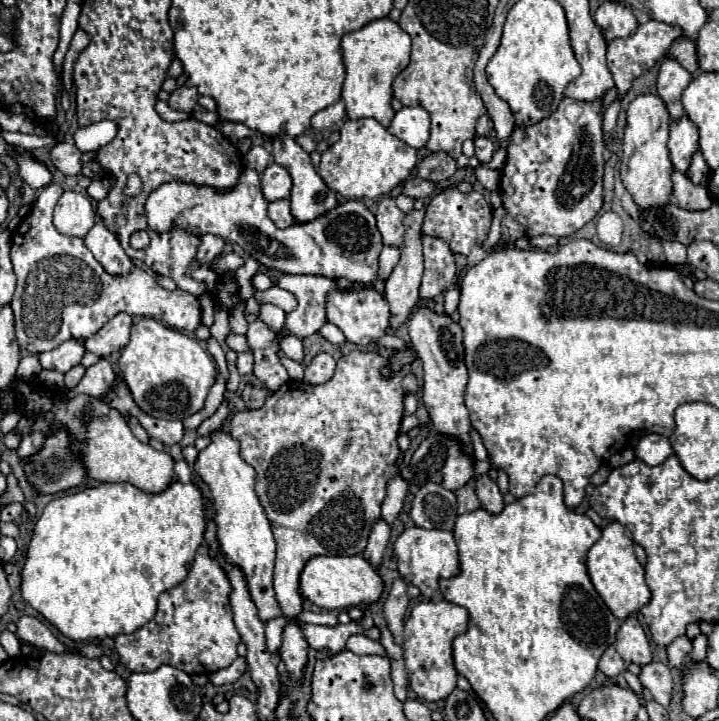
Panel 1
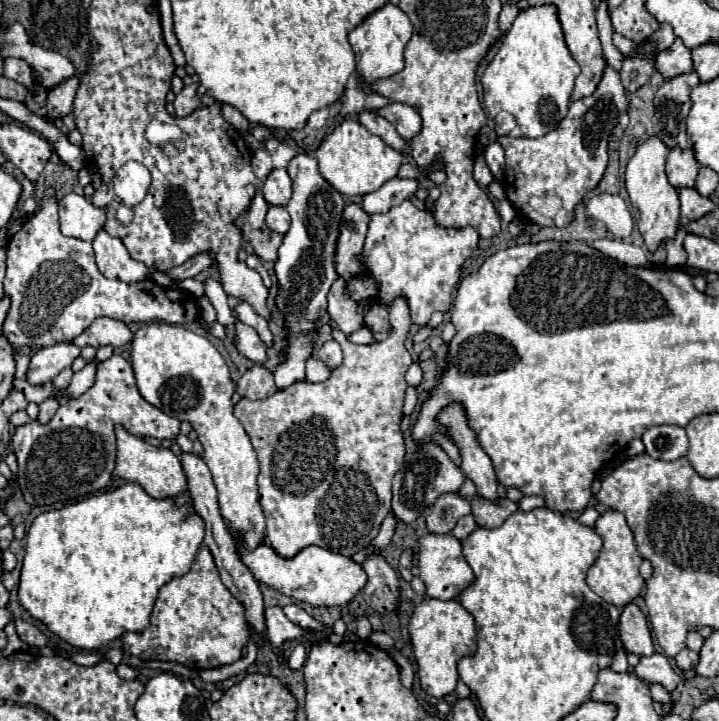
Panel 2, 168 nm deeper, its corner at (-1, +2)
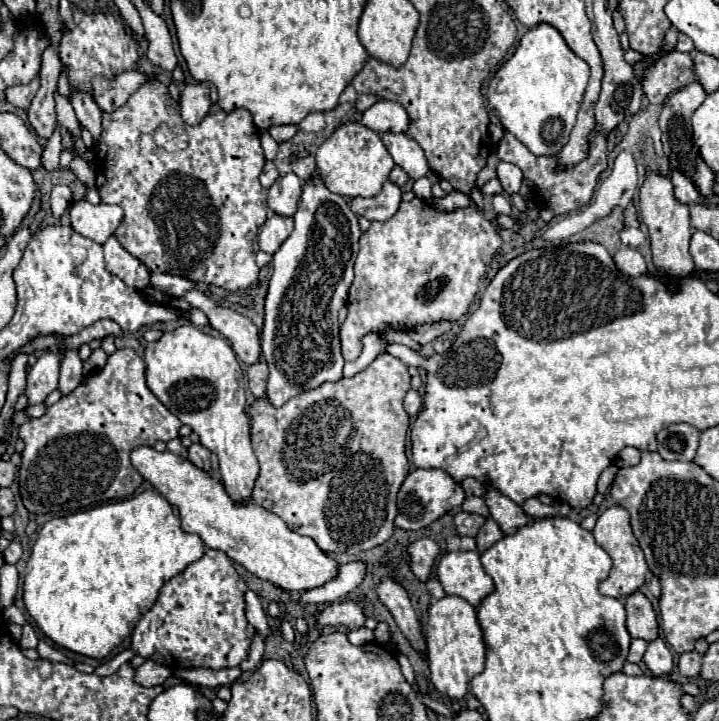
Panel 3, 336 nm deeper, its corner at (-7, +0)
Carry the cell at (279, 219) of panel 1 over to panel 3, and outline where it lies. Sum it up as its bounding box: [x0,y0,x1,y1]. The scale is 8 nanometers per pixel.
[258,214,294,254]

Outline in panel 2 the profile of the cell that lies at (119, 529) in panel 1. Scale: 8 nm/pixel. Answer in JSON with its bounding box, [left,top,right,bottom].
[18,482,204,650]

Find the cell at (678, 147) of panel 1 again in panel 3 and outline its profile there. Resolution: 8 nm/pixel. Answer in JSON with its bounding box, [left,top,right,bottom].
[670,170,700,206]

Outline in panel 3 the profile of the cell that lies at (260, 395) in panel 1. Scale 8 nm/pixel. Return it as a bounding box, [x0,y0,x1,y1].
[248,360,268,398]

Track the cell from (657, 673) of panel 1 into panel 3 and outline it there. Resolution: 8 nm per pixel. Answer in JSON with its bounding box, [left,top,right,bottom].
[644,638,672,676]

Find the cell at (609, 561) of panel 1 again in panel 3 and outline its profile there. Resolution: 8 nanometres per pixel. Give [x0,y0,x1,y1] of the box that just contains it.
[592,506,648,598]

